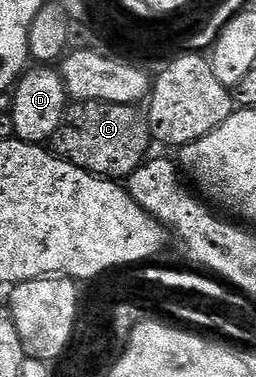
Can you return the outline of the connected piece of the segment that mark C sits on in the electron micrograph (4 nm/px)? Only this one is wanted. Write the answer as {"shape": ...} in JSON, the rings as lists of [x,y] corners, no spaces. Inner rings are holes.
{"shape":[[[74,102],[69,105],[62,125],[54,135],[52,148],[63,160],[72,162],[93,176],[125,181],[147,159],[152,137],[150,123],[133,104]]]}

